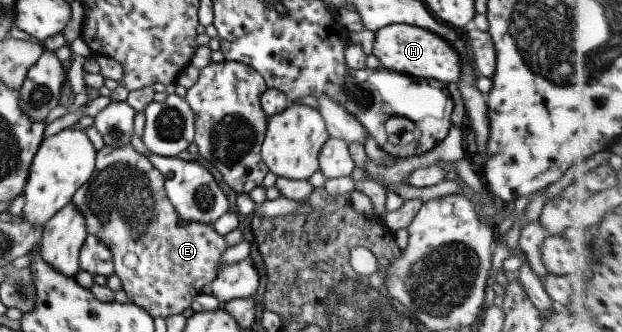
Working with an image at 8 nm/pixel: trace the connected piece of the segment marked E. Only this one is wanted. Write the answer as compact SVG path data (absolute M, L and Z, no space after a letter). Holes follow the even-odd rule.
M130 144L112 148L104 145L94 158L93 174L76 190L70 204L83 216L87 234L99 238L107 245L113 257L113 274L120 280L127 300L143 308L149 316L179 314L190 306L194 296L201 293L203 286L210 286L215 279L215 267L225 251L223 235L217 234L211 224L182 221L166 198L163 175L145 158L133 150ZM133 254L135 264L123 264L125 256Z

